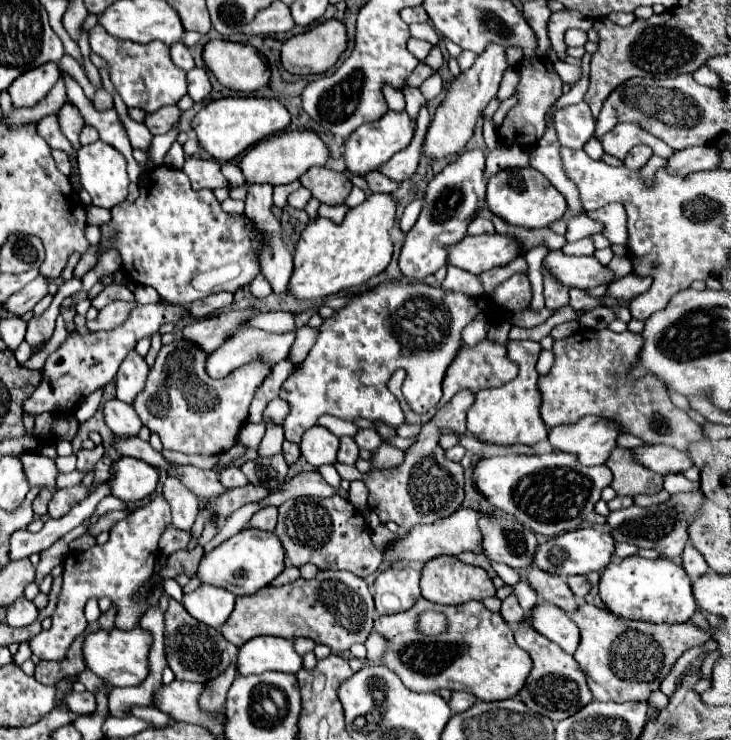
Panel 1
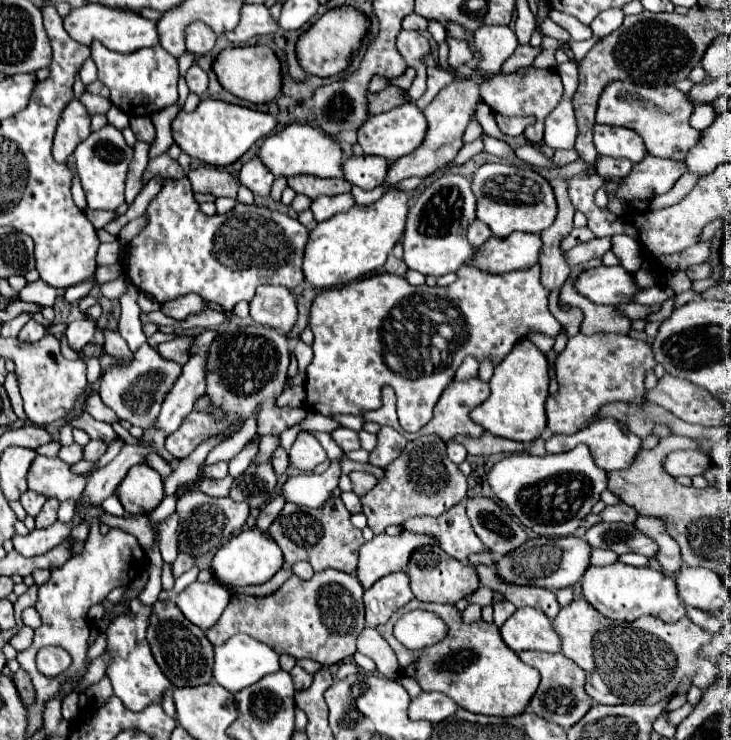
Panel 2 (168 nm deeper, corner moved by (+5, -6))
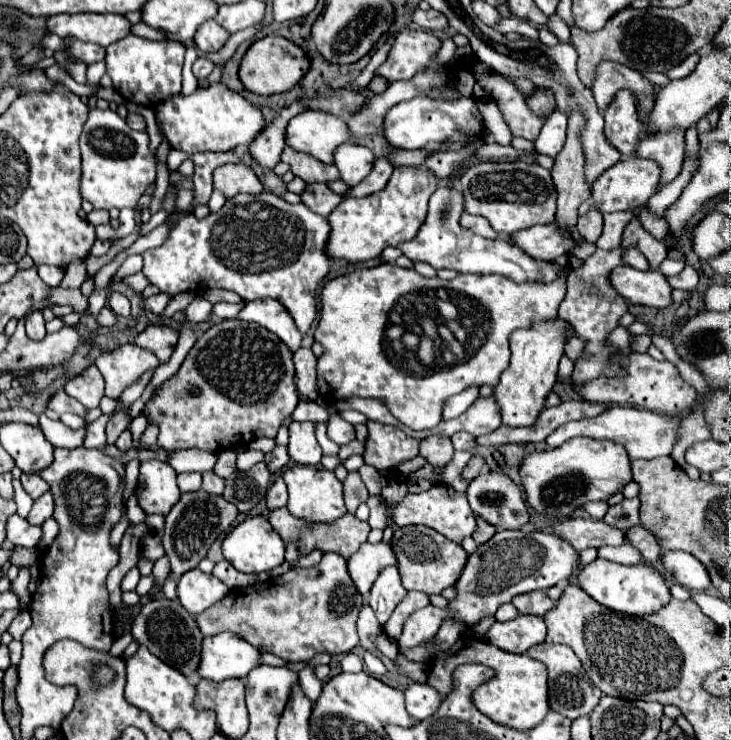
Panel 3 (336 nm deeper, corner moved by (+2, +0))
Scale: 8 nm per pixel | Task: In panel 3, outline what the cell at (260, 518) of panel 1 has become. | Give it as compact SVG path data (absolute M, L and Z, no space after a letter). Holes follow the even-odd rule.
M277 478L267 492L267 512L283 506L287 506L287 486L281 478Z

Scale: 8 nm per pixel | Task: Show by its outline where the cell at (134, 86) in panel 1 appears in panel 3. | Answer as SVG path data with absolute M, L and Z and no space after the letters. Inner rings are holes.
M129 34L127 38L107 46L107 74L113 80L113 88L129 102L155 108L163 100L181 92L181 68L185 58L185 46L181 42L153 42Z

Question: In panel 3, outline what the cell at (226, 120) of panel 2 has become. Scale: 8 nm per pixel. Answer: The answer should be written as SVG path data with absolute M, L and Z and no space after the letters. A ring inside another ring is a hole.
M225 84L197 88L189 96L177 94L167 98L157 106L157 120L161 122L169 144L189 156L197 152L229 152L239 144L251 144L267 126L261 110L237 92L229 90Z

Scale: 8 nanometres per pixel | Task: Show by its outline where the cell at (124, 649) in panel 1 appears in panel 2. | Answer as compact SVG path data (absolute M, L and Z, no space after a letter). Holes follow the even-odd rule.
M130 600L129 607L130 614L116 618L106 630L108 652L112 652L114 656L112 664L106 668L106 674L110 676L114 694L122 700L122 704L132 712L140 712L148 704L160 704L162 696L172 688L172 682L158 668L150 652L150 646L146 642L146 628L148 628L148 618L152 608L144 606L140 600Z

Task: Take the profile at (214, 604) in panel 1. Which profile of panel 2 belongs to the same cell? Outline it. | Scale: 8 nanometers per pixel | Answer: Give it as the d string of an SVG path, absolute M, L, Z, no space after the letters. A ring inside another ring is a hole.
M192 582L176 596L176 606L182 610L182 614L202 630L216 624L228 602L230 592L218 582Z

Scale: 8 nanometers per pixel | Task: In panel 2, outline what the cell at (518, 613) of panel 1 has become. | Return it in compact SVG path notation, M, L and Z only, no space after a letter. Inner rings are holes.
M506 600L496 602L496 604L494 604L494 624L496 624L496 626L502 626L514 612L516 612L516 606L514 606L514 604L510 604L510 602L506 602Z

